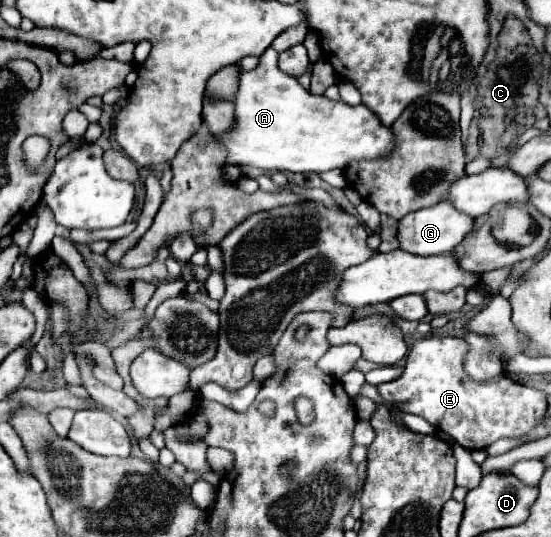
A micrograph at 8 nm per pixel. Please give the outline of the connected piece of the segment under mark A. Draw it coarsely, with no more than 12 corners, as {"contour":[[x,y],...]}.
{"contour":[[277,52],[241,72],[229,164],[325,172],[391,150],[363,104],[313,96]]}

